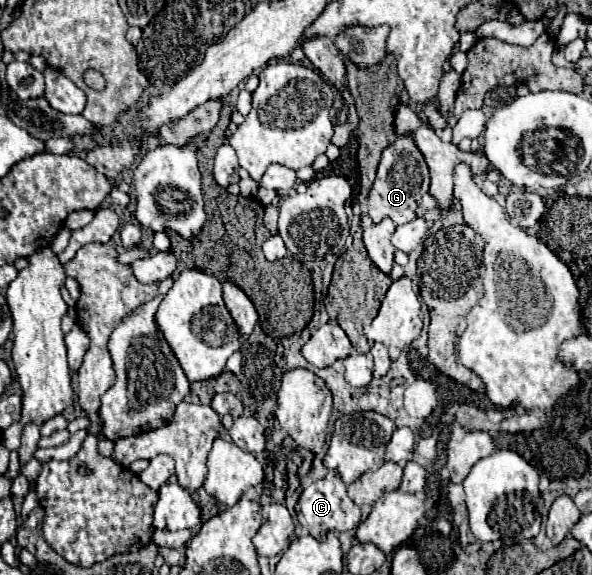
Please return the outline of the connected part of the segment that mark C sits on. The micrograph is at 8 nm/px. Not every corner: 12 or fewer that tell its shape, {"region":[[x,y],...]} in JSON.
{"region":[[340,476],[302,492],[296,516],[320,542],[360,524]]}

